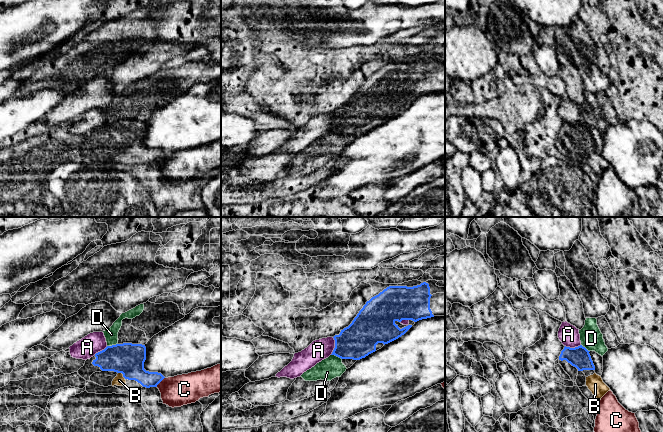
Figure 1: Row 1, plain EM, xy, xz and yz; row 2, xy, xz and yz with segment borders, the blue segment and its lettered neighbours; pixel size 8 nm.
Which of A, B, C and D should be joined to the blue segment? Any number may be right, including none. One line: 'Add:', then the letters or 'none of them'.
Add: B

